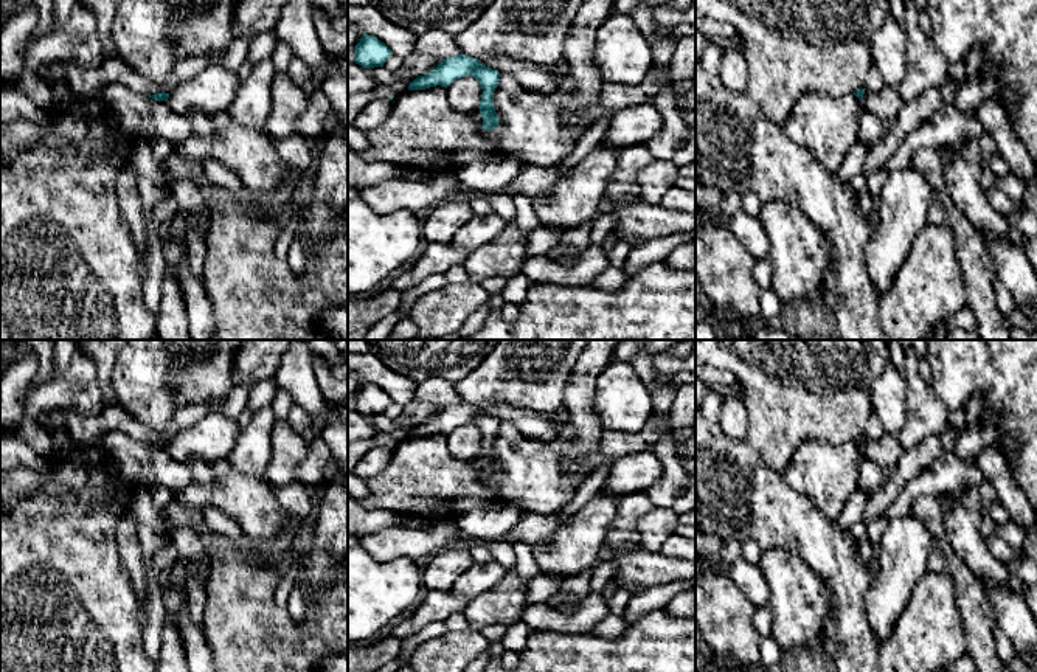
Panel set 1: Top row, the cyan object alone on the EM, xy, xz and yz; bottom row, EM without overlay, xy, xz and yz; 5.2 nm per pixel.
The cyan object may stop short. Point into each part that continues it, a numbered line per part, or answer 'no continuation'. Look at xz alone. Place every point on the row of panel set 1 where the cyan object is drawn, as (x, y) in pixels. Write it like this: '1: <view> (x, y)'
no continuation

